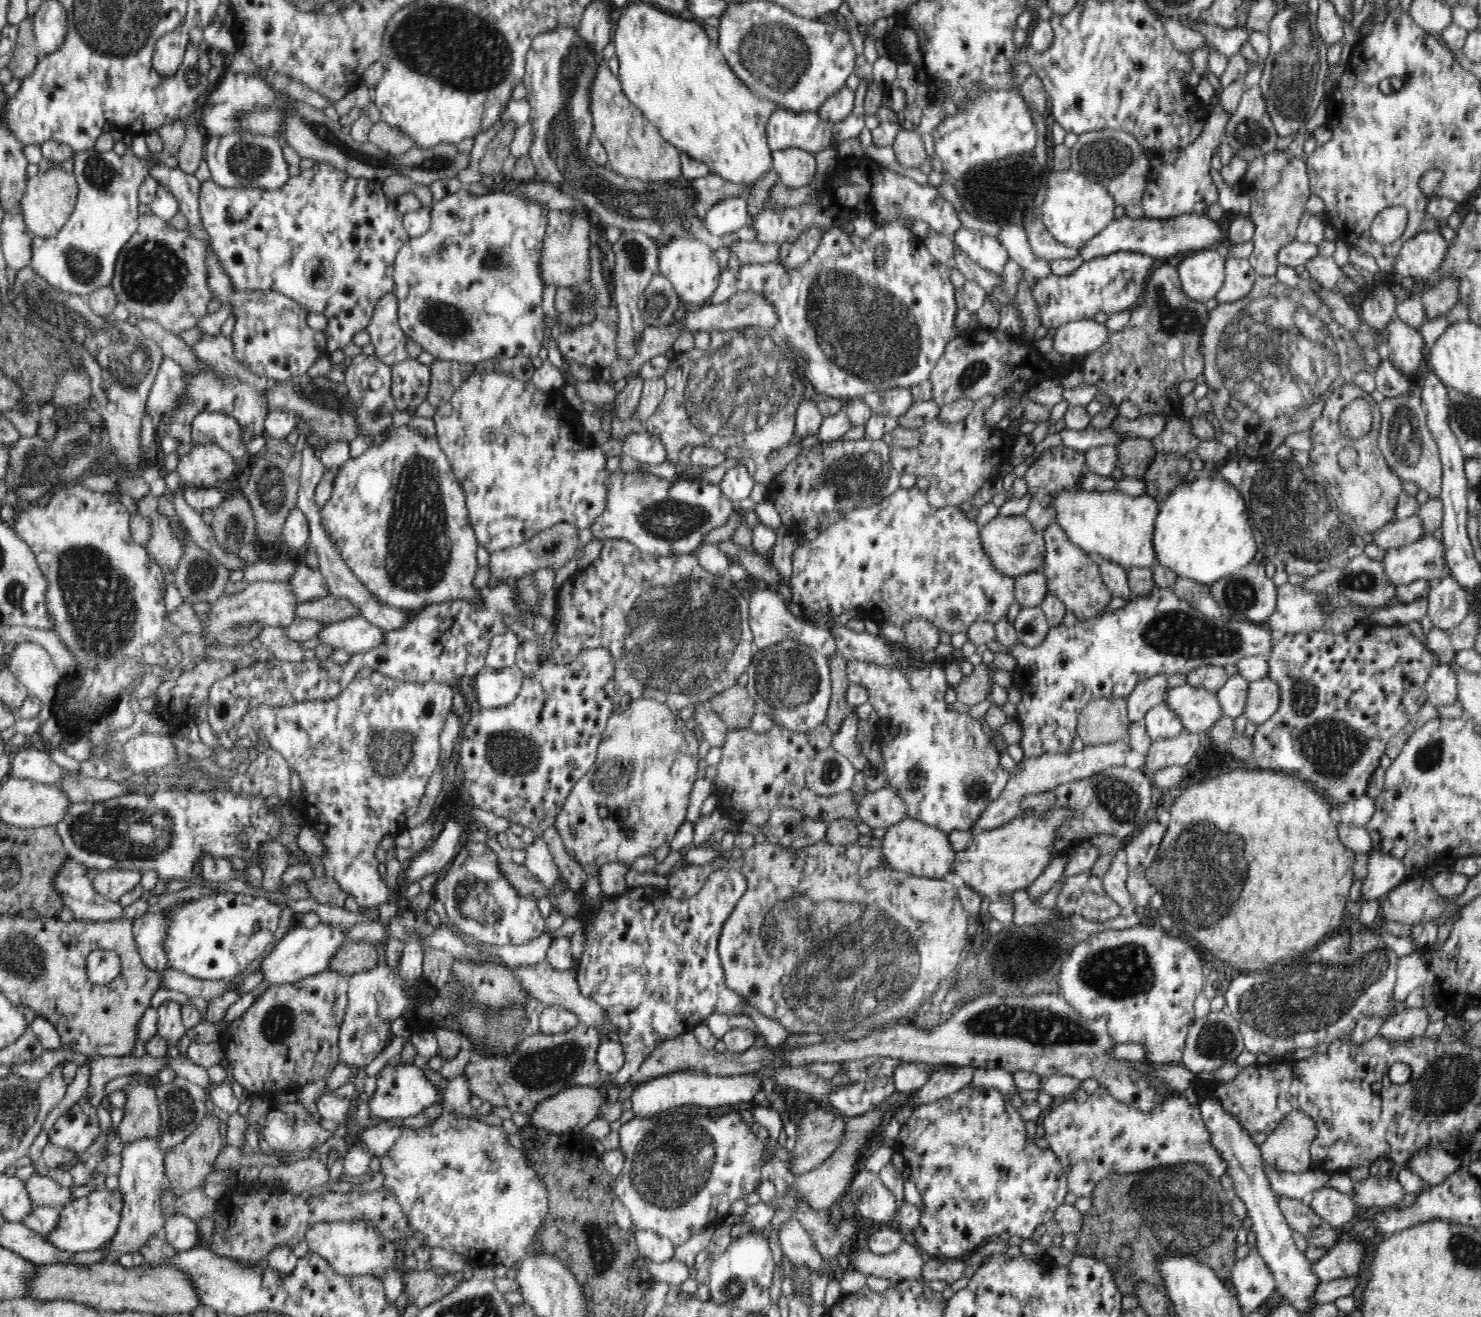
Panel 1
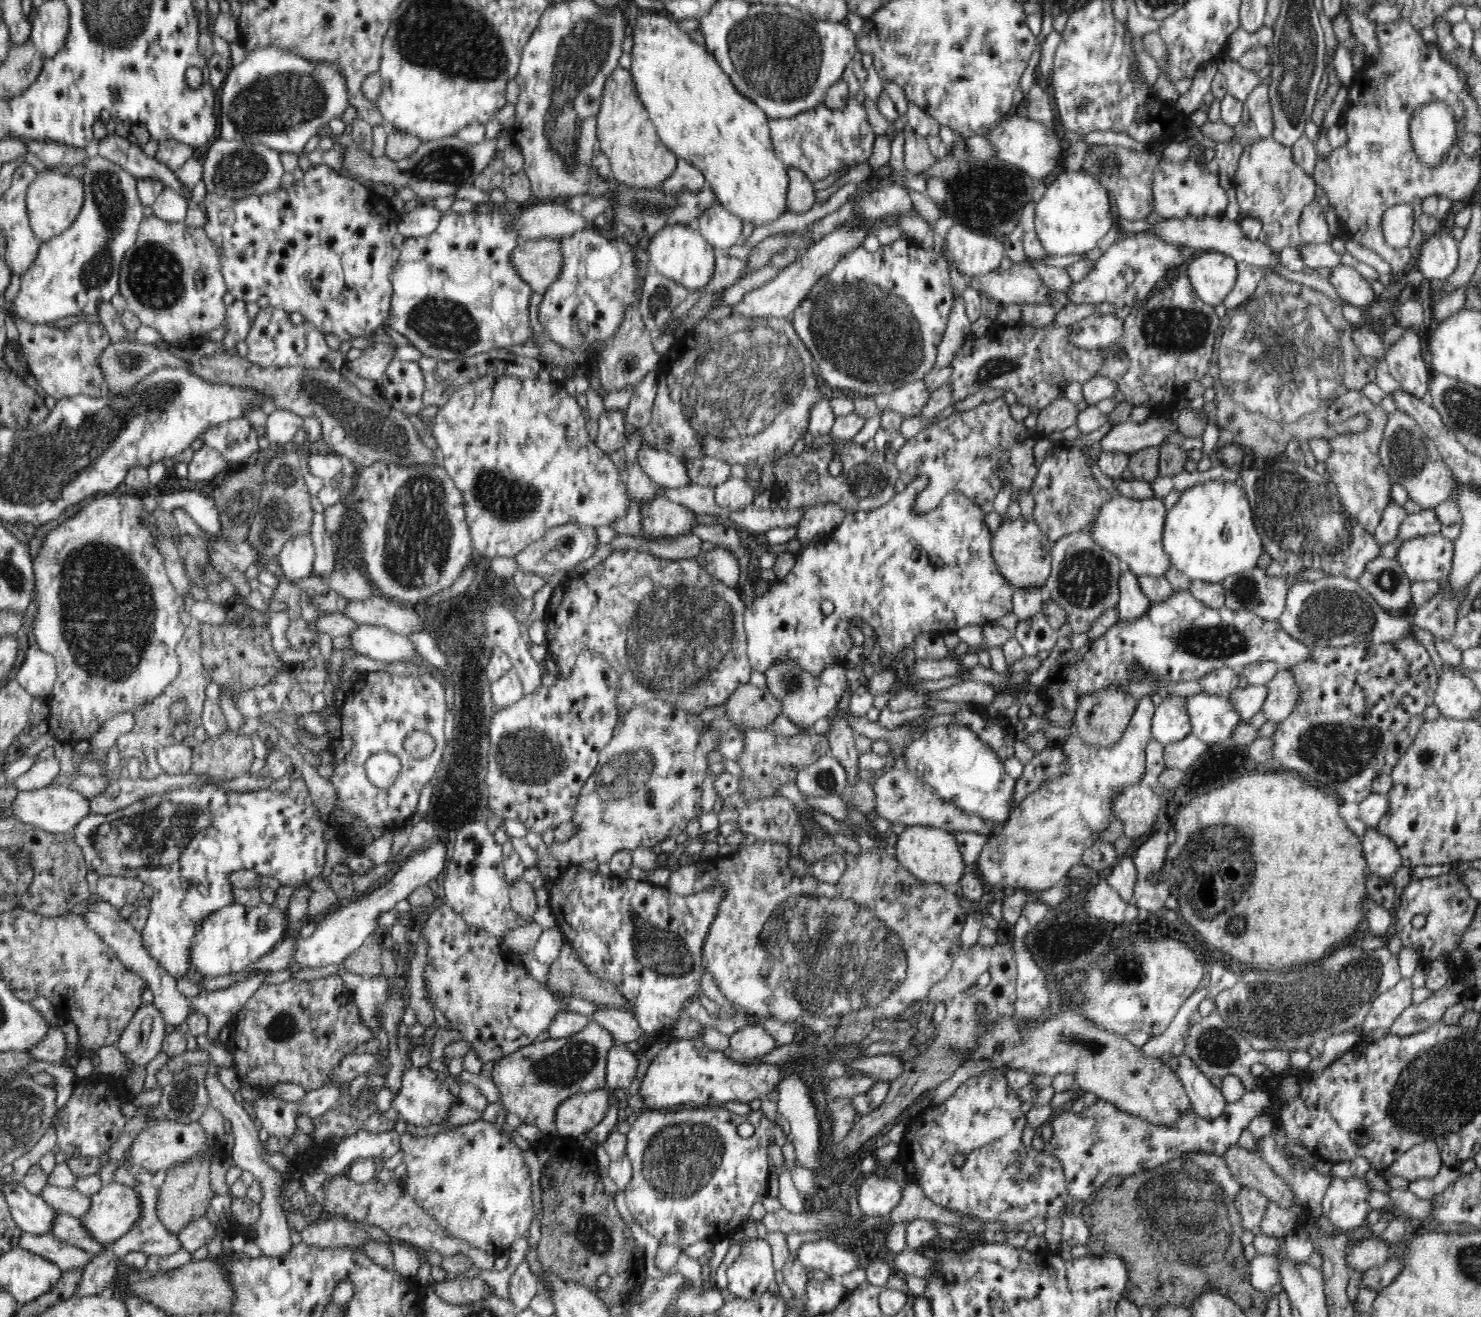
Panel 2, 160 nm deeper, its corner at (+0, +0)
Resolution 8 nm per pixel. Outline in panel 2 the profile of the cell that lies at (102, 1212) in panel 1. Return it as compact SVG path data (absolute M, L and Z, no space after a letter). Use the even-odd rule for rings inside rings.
M114 1182L91 1198L89 1212L80 1219L92 1238L103 1245L125 1236L141 1220L141 1204L134 1189Z

